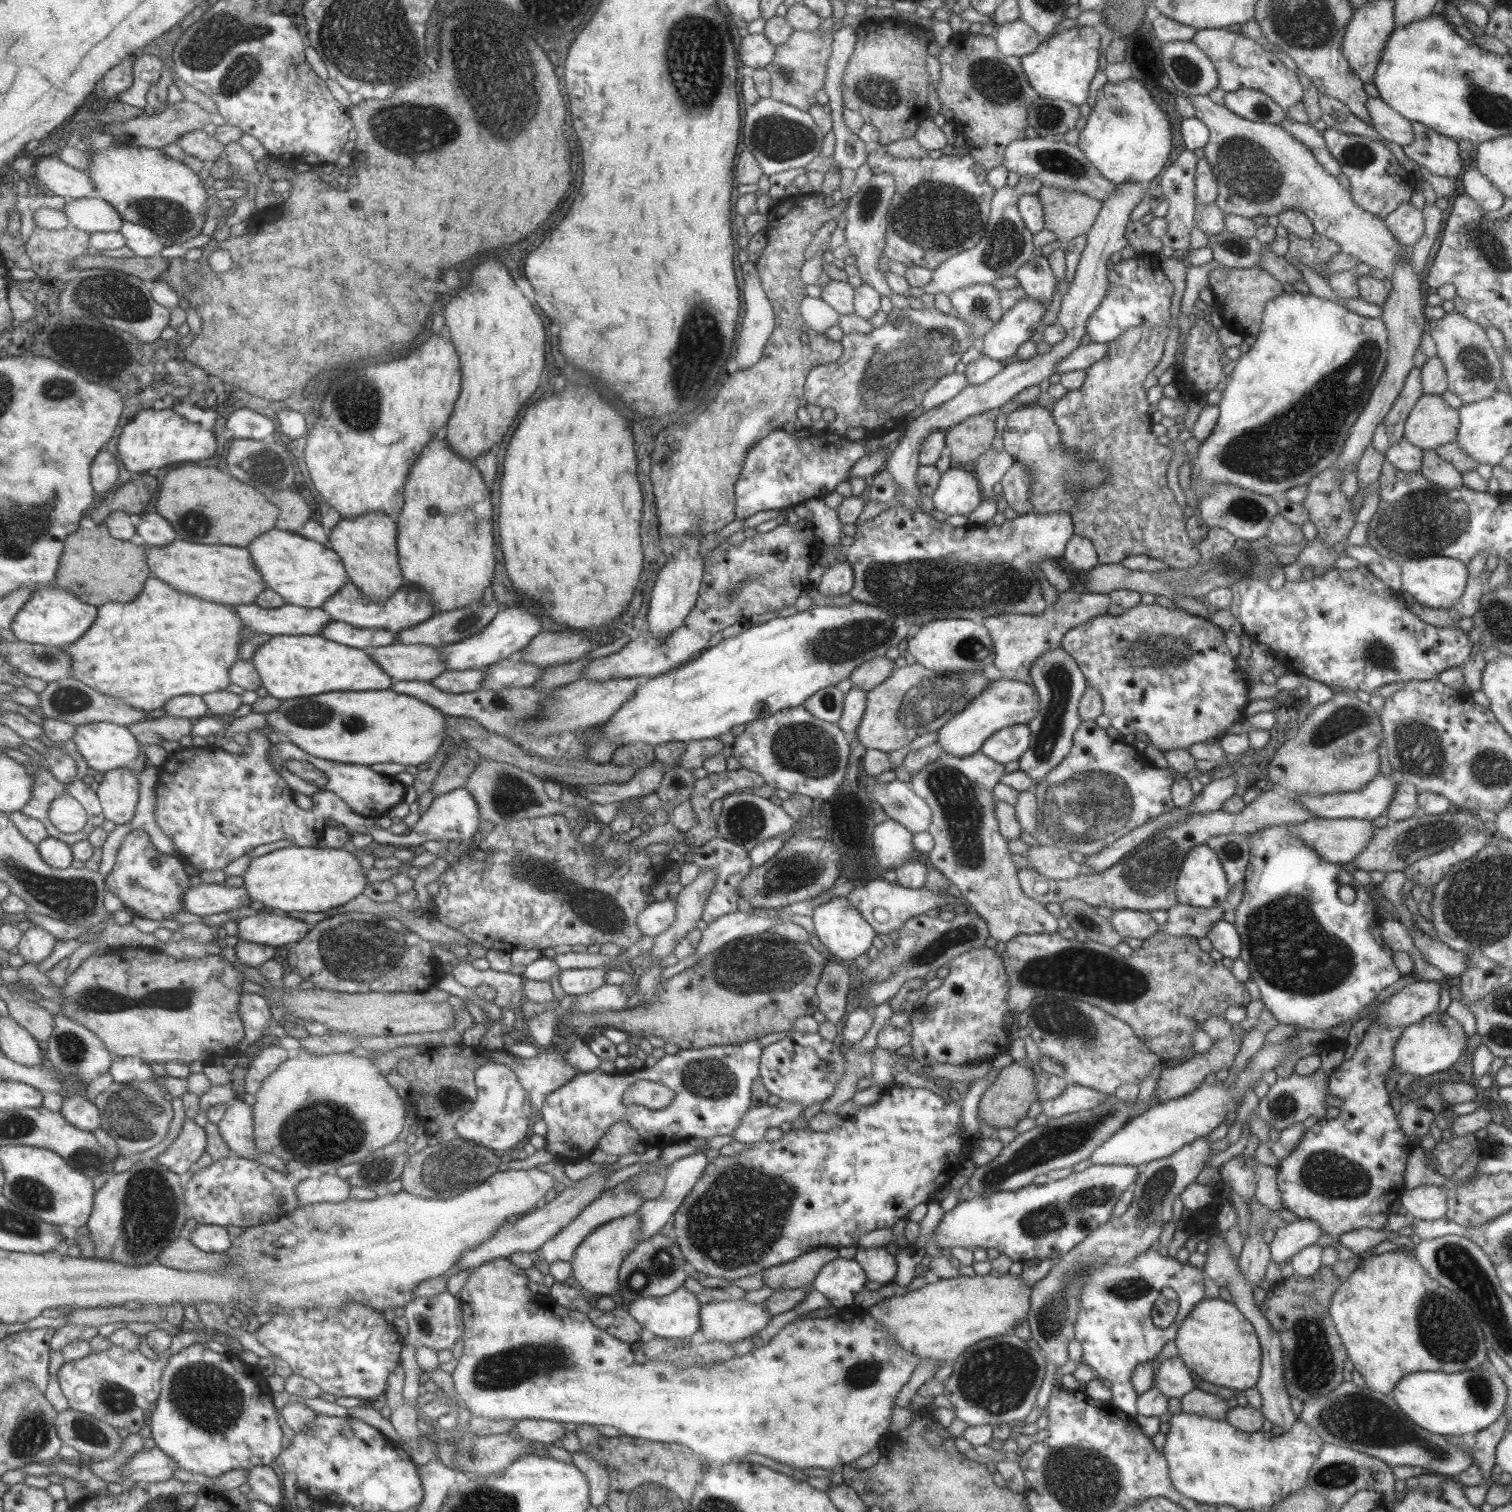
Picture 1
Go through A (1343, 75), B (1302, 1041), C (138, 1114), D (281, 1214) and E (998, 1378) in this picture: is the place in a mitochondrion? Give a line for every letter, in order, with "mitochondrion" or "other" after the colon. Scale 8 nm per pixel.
A: other
B: other
C: mitochondrion
D: other
E: mitochondrion

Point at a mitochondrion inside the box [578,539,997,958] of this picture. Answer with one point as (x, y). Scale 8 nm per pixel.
(955, 795)

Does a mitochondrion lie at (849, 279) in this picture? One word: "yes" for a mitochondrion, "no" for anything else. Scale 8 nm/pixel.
no

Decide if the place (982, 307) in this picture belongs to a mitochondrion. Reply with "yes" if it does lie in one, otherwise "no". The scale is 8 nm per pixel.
yes

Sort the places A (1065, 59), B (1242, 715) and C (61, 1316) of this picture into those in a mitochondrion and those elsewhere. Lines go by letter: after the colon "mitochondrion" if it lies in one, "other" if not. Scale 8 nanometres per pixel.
A: other
B: other
C: other

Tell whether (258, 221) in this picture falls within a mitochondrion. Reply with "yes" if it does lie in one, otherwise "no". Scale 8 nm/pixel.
no

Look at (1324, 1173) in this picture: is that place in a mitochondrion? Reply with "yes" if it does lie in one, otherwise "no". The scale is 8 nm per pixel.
yes

